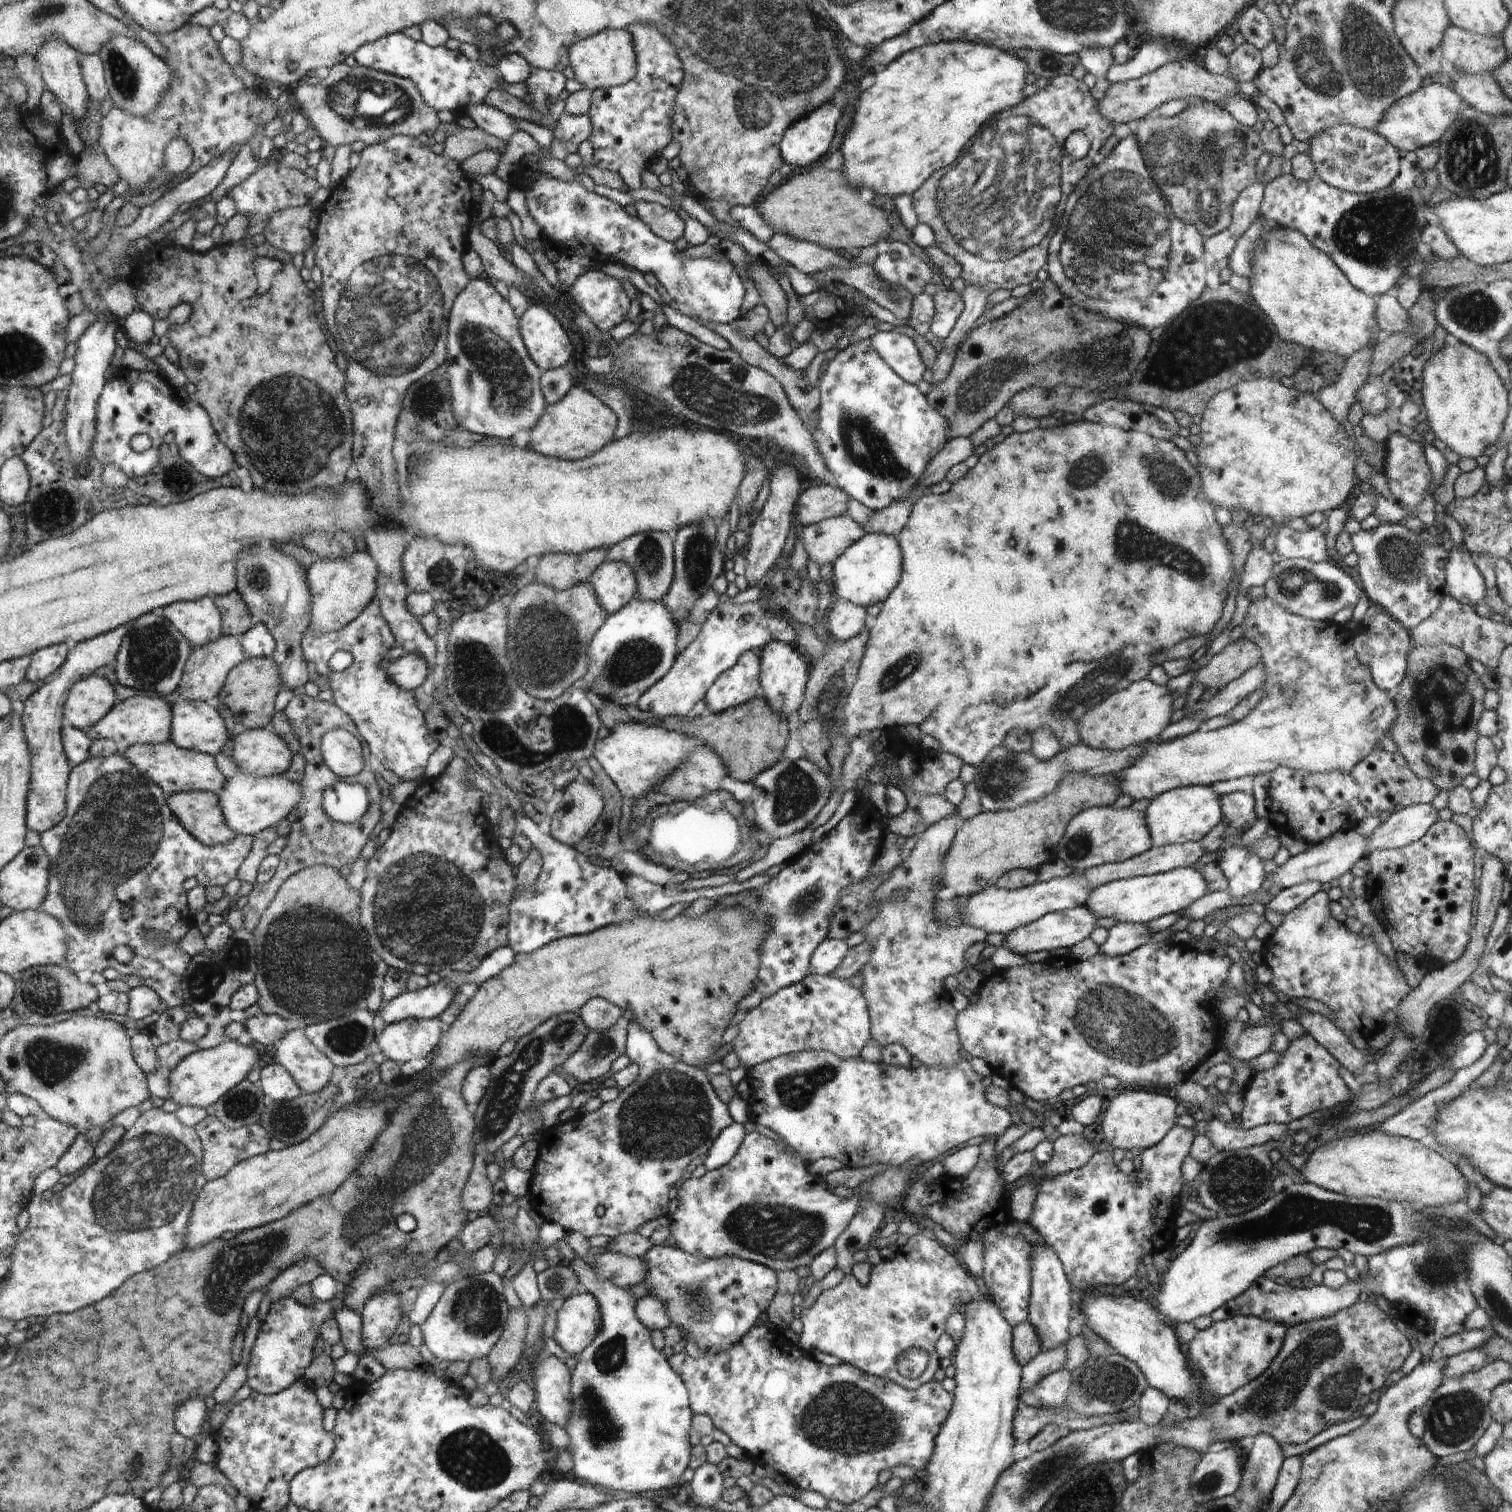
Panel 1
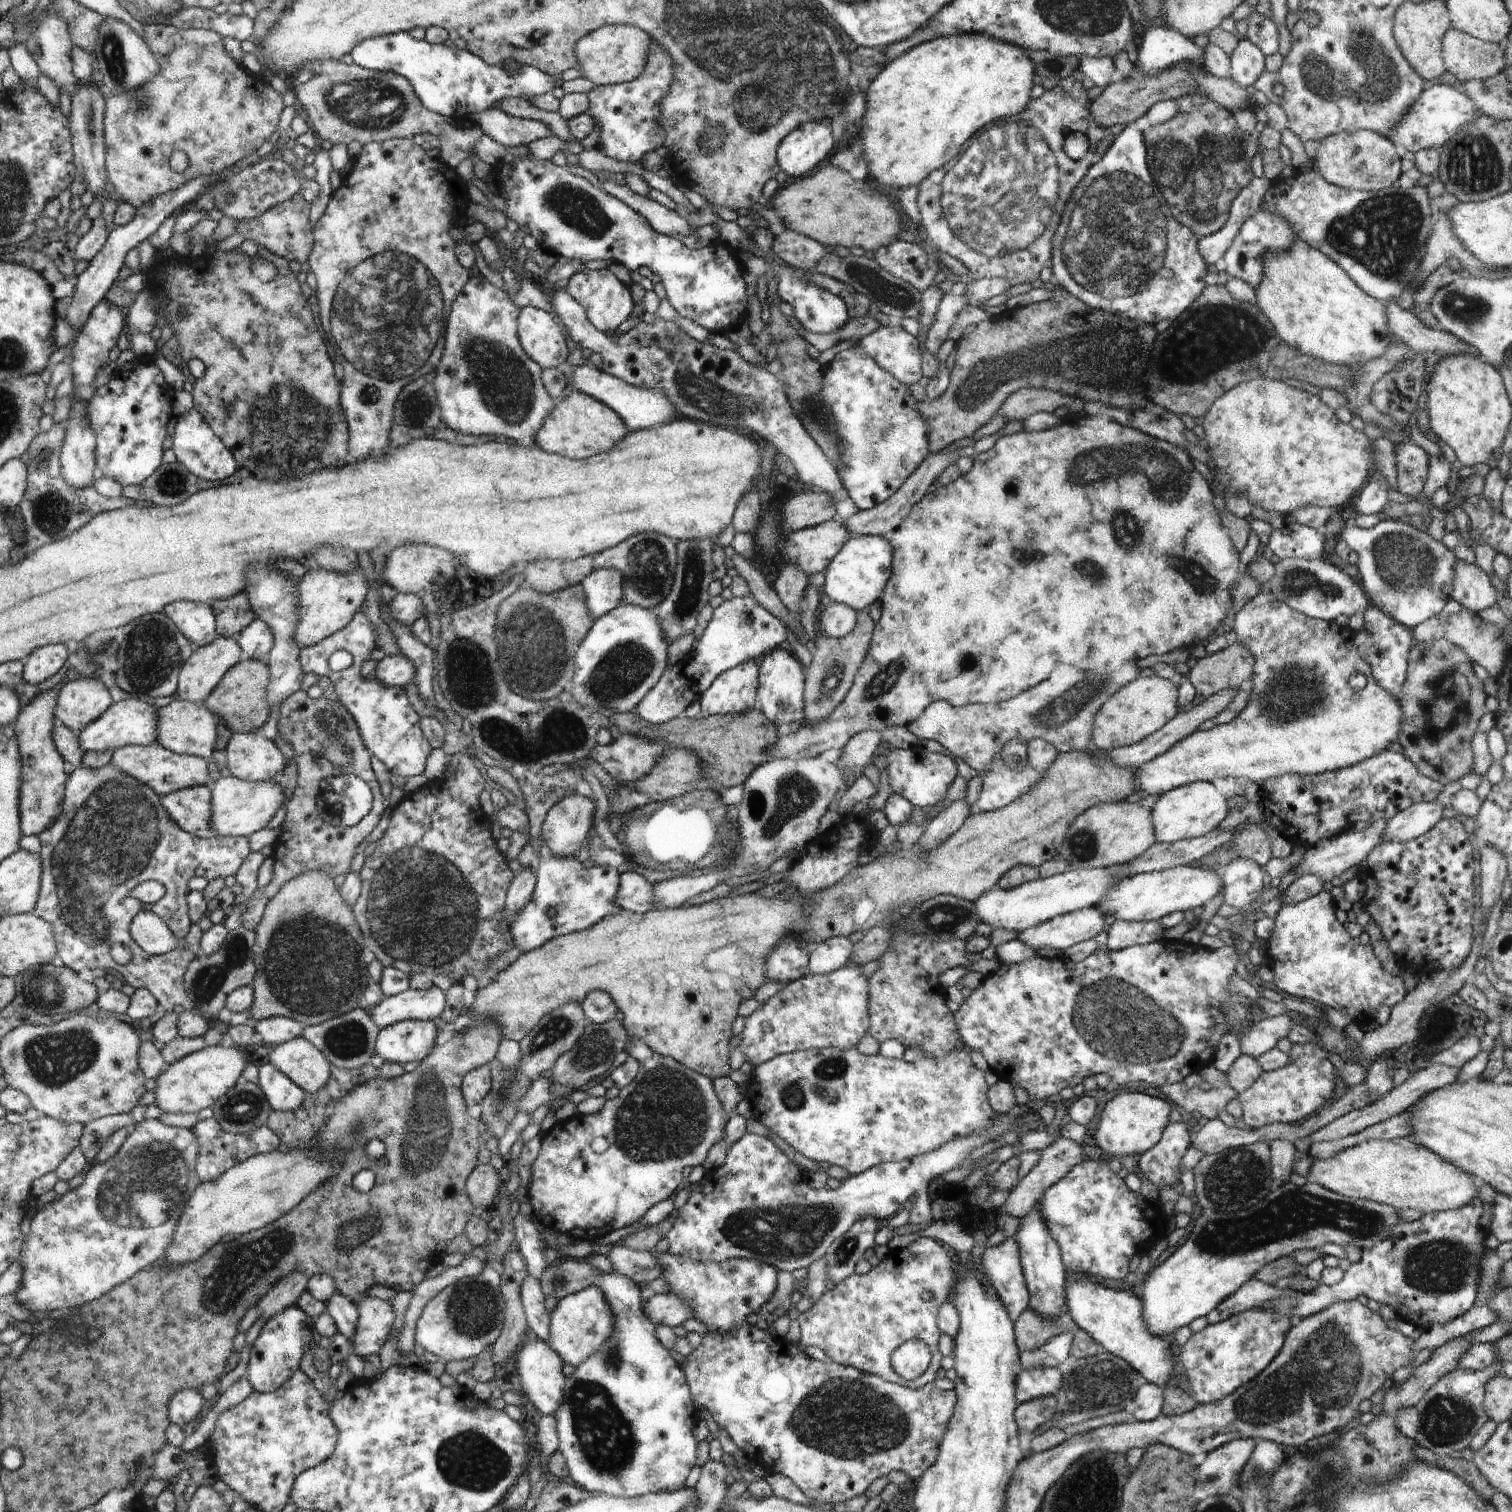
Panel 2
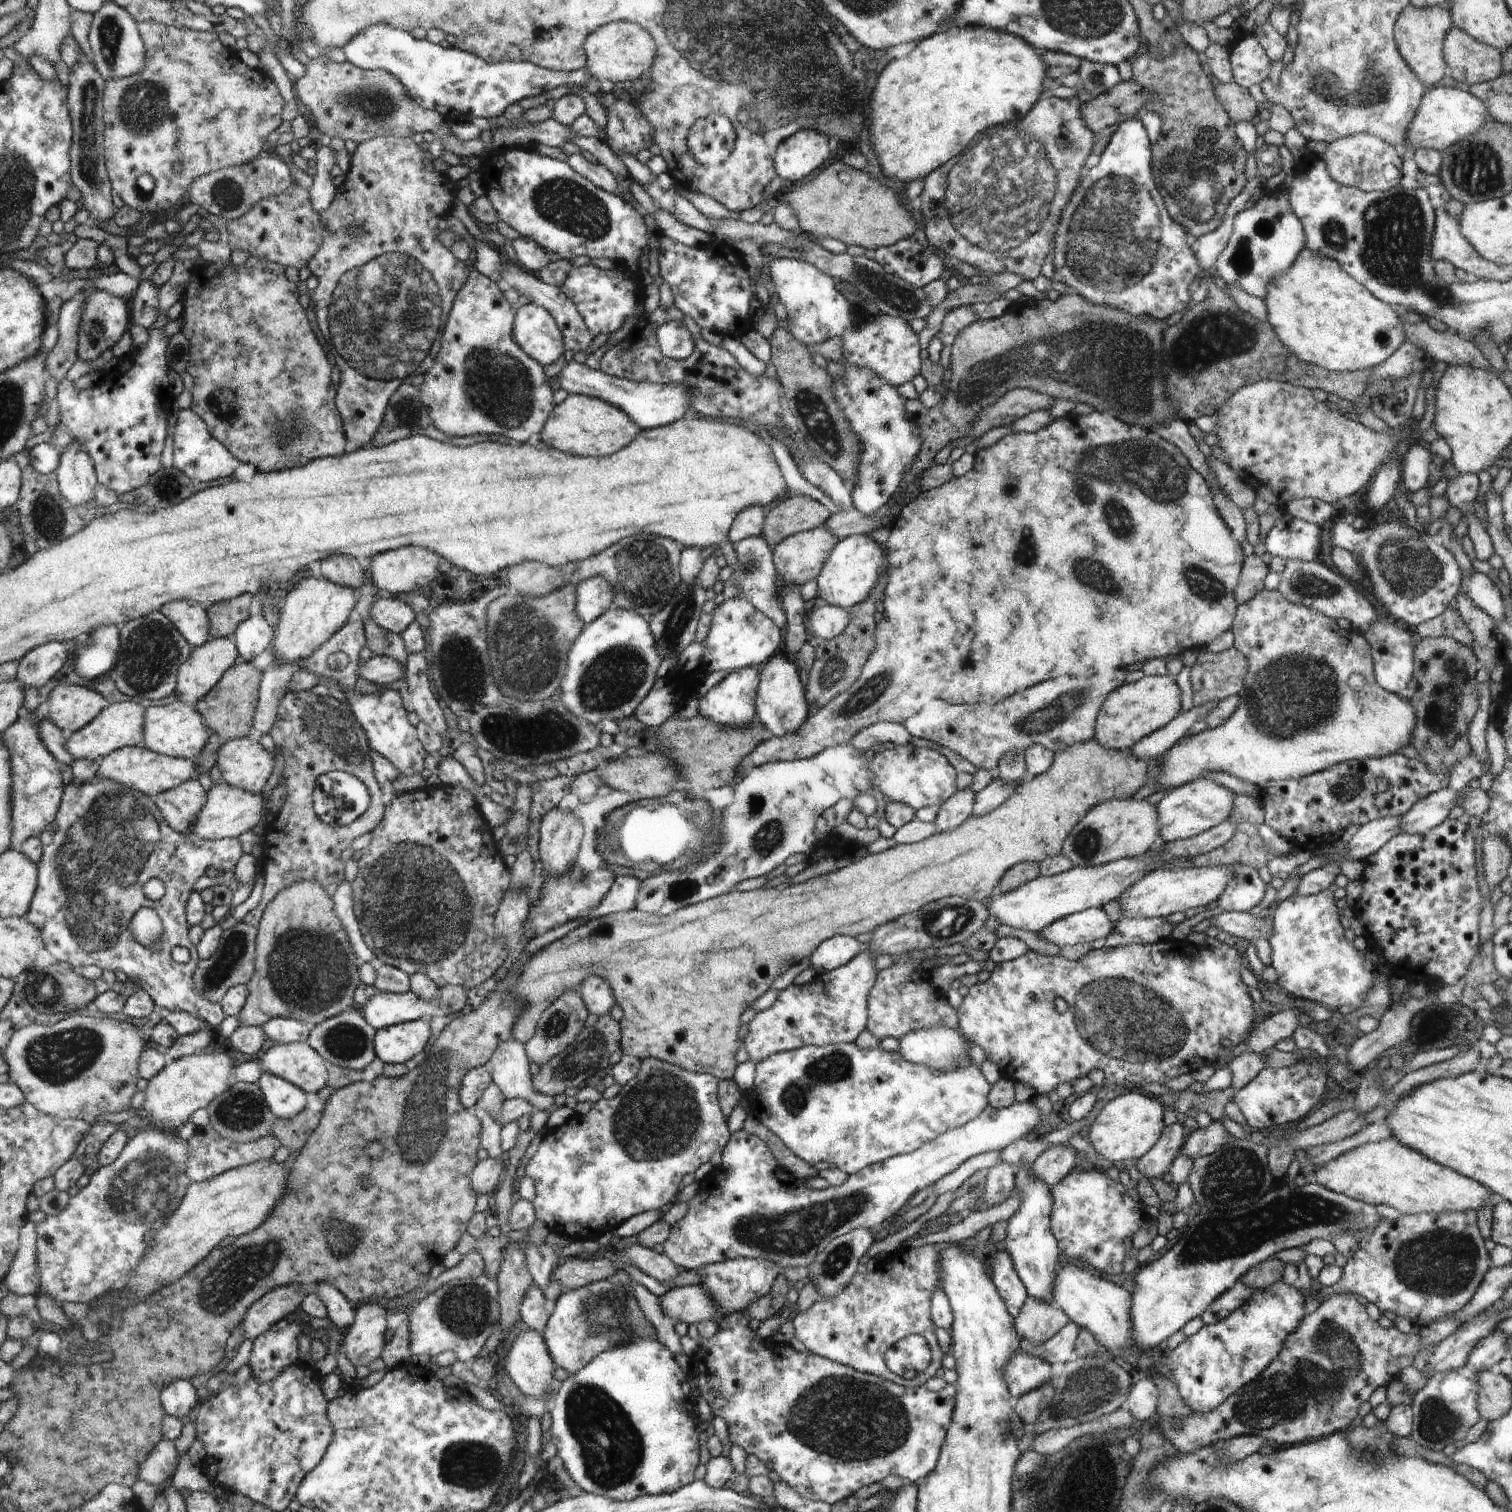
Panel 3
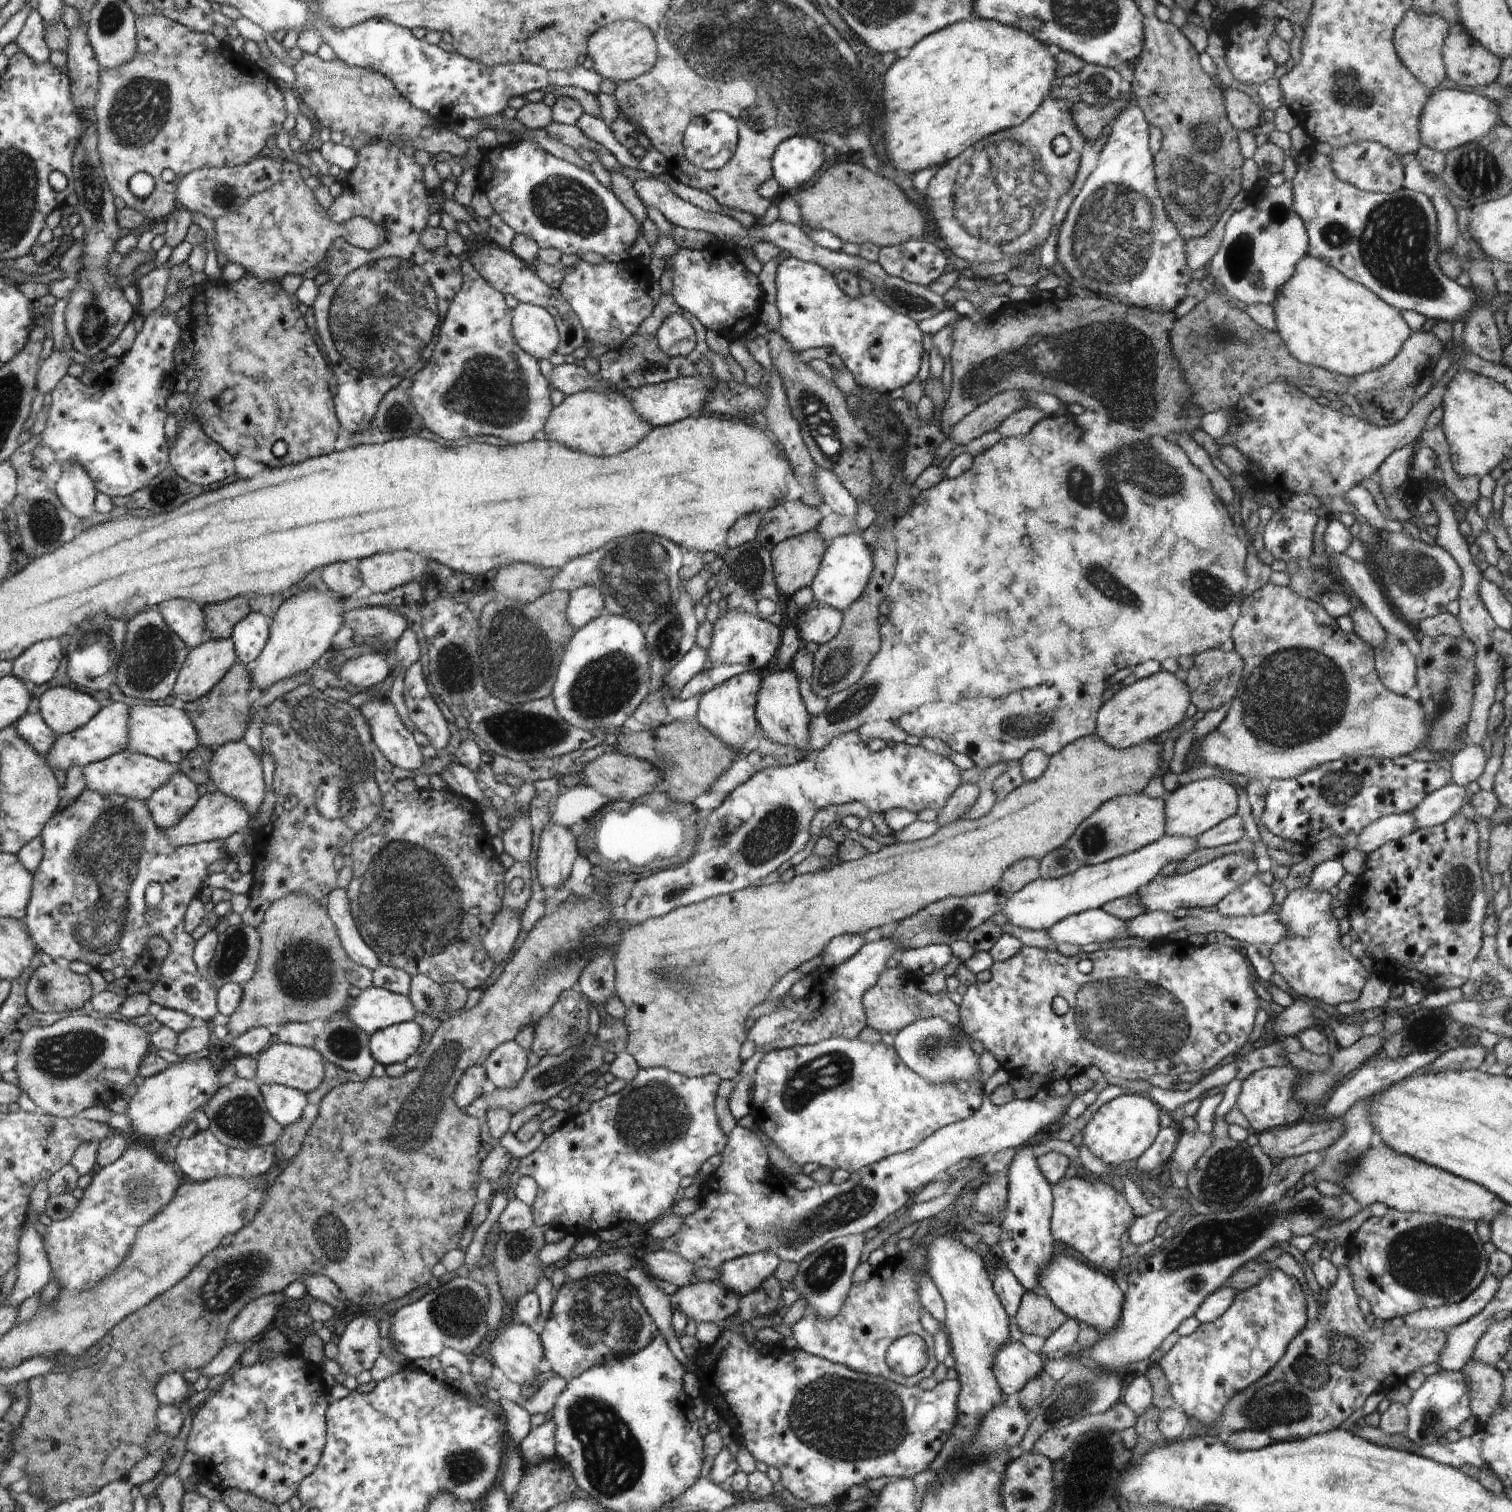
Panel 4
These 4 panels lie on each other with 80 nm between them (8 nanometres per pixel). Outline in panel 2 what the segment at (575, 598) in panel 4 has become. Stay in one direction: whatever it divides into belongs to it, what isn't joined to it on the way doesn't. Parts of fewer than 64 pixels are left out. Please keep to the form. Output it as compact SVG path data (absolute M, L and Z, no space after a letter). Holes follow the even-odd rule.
M614 568L593 571L582 580L581 586L593 621L624 603L622 575Z

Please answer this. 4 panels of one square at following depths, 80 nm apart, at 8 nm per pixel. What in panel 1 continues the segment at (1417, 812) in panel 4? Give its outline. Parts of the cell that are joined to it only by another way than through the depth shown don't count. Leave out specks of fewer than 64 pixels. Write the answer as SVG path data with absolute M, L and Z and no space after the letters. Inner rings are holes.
M1431 804L1409 805L1393 812L1368 836L1368 856L1374 850L1403 848L1422 839L1438 820L1438 810Z

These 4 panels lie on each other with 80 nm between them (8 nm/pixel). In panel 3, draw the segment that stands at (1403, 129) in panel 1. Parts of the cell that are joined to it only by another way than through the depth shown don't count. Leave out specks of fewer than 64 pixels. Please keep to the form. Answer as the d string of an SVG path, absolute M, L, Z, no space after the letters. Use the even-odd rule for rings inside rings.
M1435 86L1426 90L1420 108L1408 128L1408 147L1433 149L1442 153L1452 144L1458 143L1458 140L1480 132L1480 128L1490 119L1488 106L1484 106L1484 102L1476 96L1457 88Z

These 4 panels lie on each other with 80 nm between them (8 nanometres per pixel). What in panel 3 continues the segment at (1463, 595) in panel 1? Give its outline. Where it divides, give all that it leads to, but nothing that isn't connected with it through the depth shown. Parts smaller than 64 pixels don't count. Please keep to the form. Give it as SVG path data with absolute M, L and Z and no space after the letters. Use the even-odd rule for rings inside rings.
M1472 570L1468 576L1463 576L1459 592L1466 592L1474 604L1484 610L1496 624L1507 620L1505 601L1495 583L1487 576Z

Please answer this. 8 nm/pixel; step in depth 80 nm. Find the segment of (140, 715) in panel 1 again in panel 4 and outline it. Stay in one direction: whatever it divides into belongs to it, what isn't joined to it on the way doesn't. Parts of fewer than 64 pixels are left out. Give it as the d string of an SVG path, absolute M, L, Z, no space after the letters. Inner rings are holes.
M123 702L104 707L88 726L79 731L66 733L57 740L57 745L47 759L55 769L69 771L74 765L88 766L103 761L131 748L131 718L133 707Z

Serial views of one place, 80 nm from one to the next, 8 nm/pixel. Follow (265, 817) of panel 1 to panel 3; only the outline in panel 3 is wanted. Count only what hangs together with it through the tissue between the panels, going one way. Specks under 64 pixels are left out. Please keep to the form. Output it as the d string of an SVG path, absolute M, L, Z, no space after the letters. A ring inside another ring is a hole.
M220 781L208 792L208 801L204 804L203 811L199 813L195 828L192 828L190 834L198 836L202 840L237 839L238 836L245 832L252 831L254 826L262 820L264 810L270 812L275 808L269 798L264 799L263 794L260 792L252 794Z

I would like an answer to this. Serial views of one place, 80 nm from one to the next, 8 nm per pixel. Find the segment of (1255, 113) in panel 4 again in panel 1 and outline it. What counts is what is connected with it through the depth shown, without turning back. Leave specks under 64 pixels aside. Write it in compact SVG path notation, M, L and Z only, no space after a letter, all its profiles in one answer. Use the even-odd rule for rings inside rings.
M1182 58L1164 64L1162 68L1144 77L1127 82L1111 83L1104 98L1098 100L1096 106L1100 114L1112 124L1129 123L1133 125L1170 100L1191 101L1194 98L1200 98L1210 103L1220 104L1220 100L1224 100L1230 94L1239 94L1239 84L1236 80L1228 74L1211 73L1208 69L1198 66L1196 62Z

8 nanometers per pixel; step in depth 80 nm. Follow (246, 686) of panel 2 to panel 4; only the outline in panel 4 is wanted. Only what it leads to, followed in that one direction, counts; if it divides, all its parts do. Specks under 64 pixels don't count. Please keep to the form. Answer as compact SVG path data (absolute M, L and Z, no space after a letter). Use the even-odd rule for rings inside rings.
M236 662L231 670L224 675L215 687L202 699L190 701L183 708L196 724L197 732L200 732L200 744L208 748L216 749L223 744L242 740L247 732L248 714L250 714L250 700L248 692L253 686L251 672L242 663Z

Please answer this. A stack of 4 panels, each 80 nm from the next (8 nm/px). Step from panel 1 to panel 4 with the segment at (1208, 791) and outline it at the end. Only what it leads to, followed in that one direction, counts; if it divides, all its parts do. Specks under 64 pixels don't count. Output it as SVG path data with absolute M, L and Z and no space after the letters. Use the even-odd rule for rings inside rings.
M1222 777L1200 779L1178 787L1164 800L1165 834L1195 838L1210 830L1225 818L1236 815L1239 793L1239 787L1227 783Z

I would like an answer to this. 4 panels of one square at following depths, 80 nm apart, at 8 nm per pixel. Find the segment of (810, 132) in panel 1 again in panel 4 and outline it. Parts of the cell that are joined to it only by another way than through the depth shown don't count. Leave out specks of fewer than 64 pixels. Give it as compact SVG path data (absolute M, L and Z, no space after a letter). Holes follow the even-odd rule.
M810 135L793 136L792 140L788 139L788 144L784 144L784 148L780 148L780 152L776 152L776 176L773 178L786 190L800 189L824 164L824 148L826 146L822 141L816 142Z

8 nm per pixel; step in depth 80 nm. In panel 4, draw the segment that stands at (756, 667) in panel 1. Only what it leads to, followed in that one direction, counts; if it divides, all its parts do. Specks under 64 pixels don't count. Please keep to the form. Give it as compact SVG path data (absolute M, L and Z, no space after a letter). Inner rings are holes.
M754 670L734 675L704 693L699 700L696 720L710 732L734 748L742 748L752 738L758 723L758 696L763 675Z

